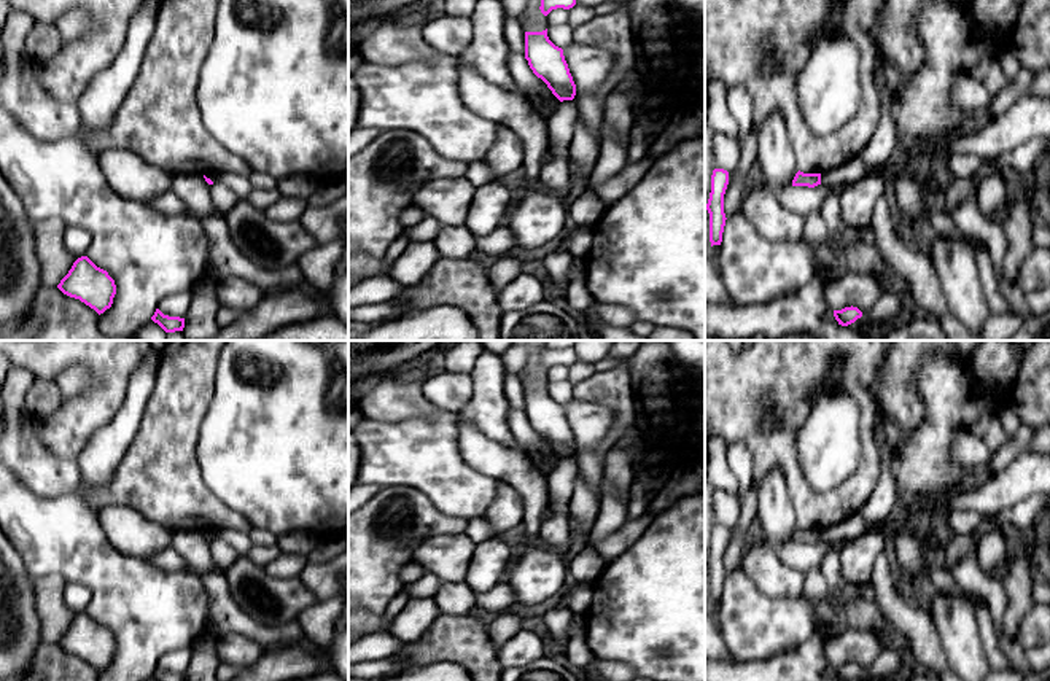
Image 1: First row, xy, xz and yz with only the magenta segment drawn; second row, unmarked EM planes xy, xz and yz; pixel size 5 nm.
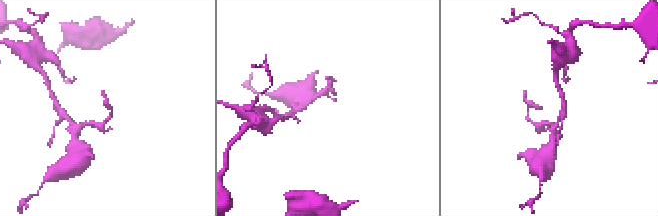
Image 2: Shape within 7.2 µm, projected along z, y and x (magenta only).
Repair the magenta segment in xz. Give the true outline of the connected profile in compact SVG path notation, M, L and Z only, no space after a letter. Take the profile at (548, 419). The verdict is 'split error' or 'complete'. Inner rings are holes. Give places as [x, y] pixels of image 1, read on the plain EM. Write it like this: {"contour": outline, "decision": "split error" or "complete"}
{"contour": "M547 385L542 388L525 388L525 415L533 430L547 441L560 458L574 455L576 441L563 406L549 396Z", "decision": "complete"}

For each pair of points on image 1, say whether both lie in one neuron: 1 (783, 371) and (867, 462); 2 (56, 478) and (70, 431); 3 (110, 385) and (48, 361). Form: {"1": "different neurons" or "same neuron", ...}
{"1": "same neuron", "2": "different neurons", "3": "same neuron"}

